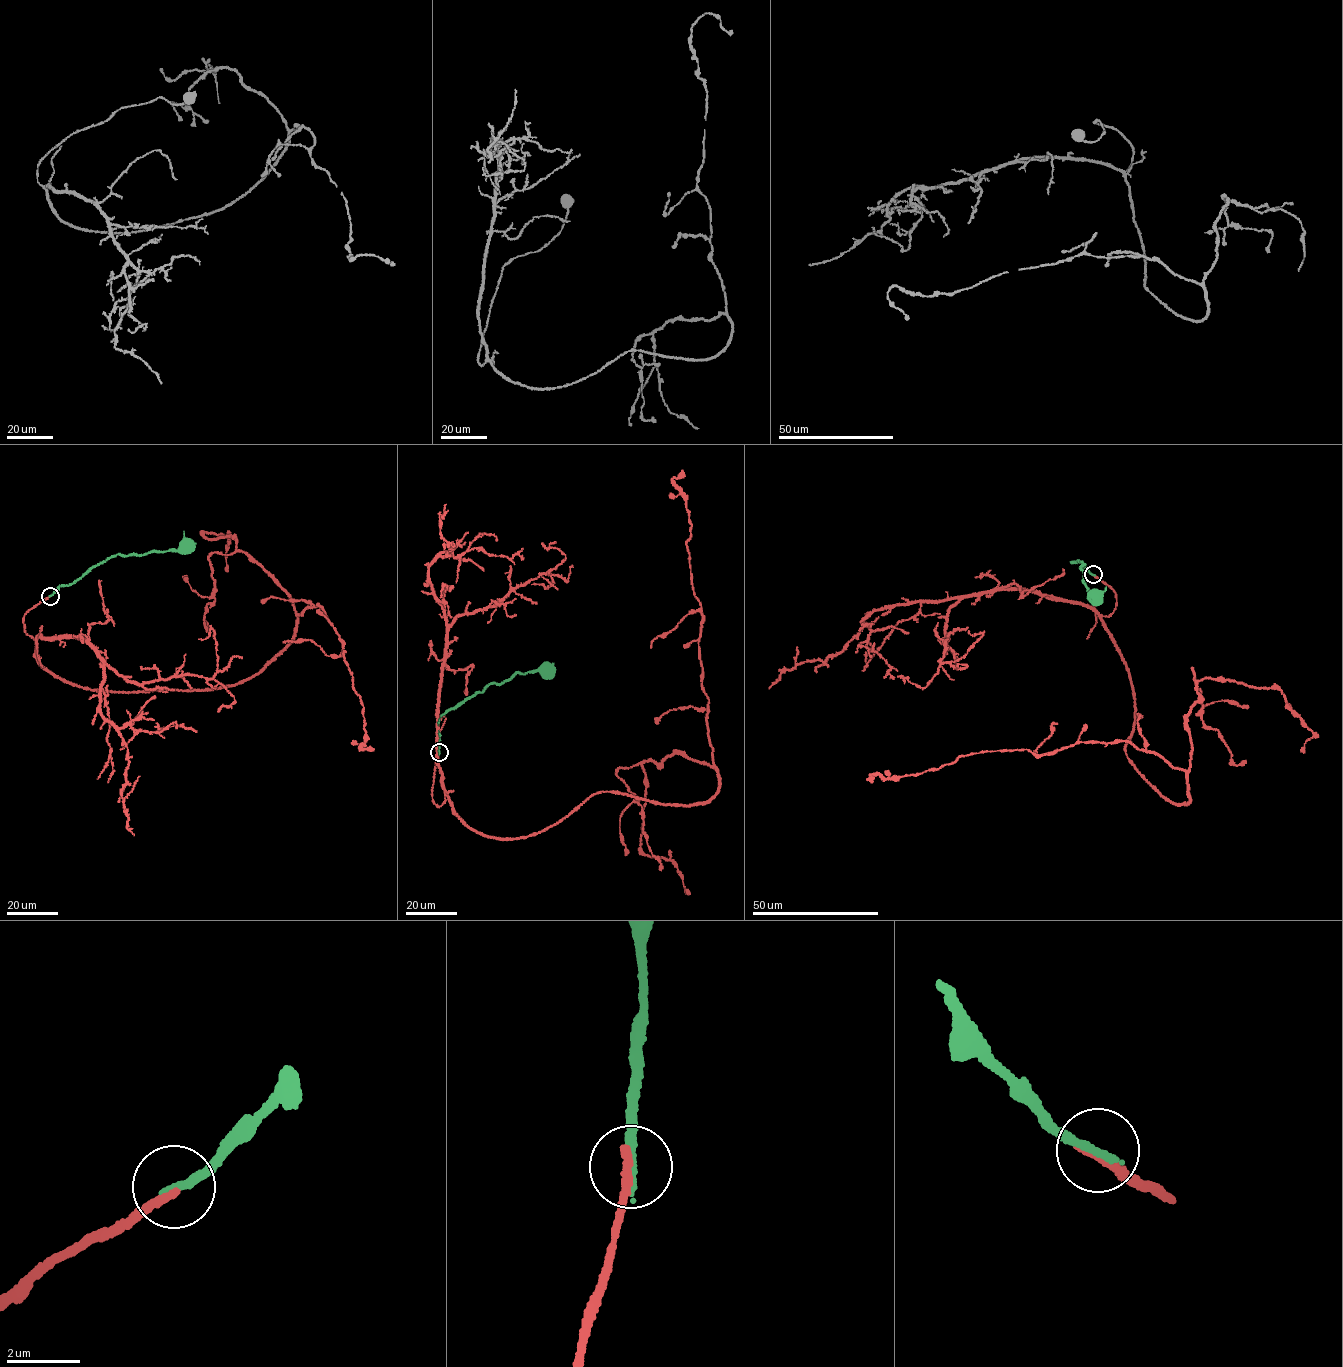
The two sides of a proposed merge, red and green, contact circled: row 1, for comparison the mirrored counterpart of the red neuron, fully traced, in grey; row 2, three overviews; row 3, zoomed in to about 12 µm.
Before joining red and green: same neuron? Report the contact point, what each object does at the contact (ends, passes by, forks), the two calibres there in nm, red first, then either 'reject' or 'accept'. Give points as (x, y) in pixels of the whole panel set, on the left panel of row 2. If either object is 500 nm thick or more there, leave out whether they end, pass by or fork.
place (50, 596); red ends; green ends; calibres 260 and 280 nm; reject

